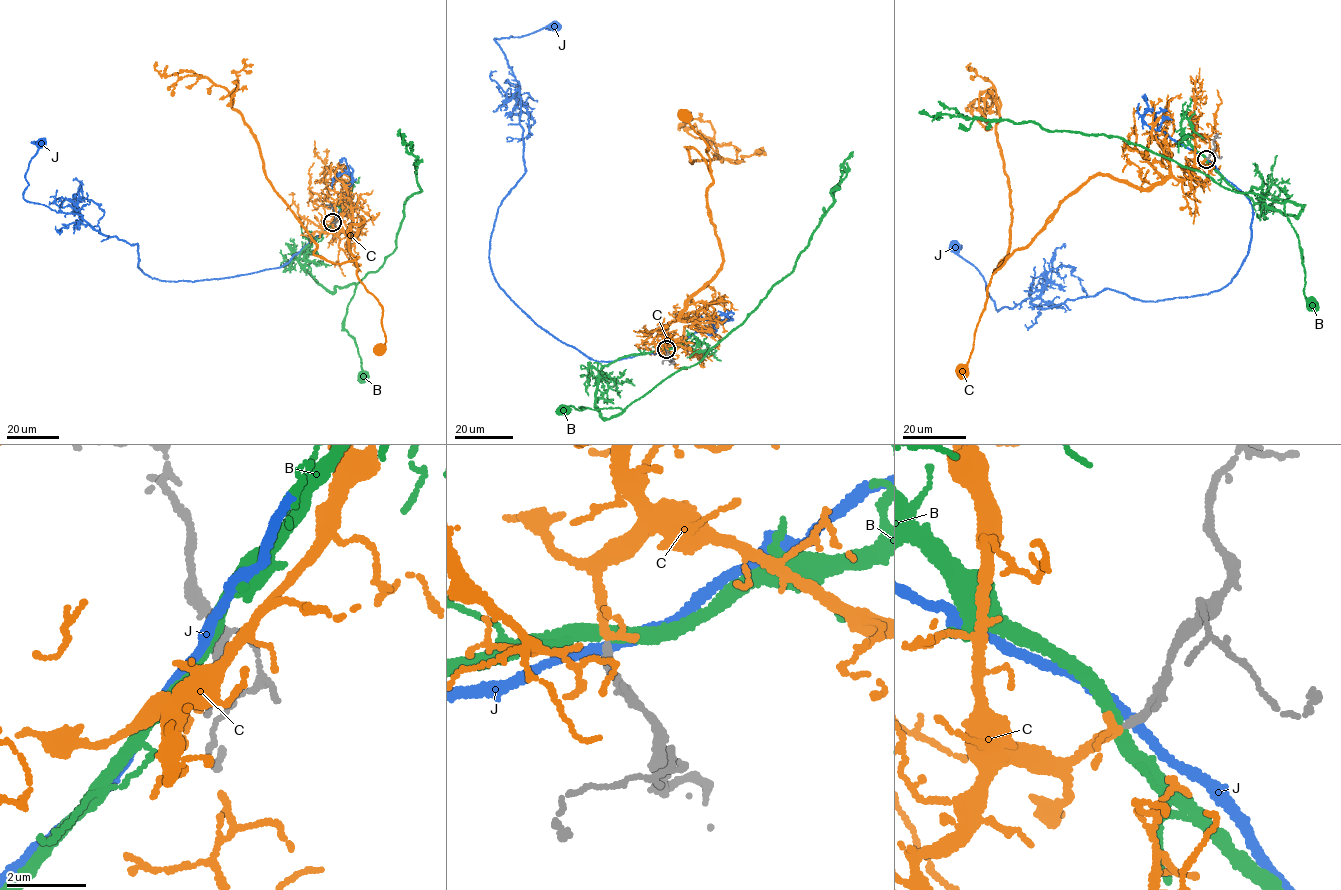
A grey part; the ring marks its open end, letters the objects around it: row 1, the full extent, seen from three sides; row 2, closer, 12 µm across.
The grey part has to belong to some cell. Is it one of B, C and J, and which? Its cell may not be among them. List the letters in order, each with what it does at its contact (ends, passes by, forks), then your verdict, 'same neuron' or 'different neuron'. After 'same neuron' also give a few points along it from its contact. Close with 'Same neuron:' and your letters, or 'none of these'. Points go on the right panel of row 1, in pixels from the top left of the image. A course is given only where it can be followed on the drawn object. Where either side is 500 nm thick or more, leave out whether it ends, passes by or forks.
B: it passes by; different neuron
C: it passes by; same neuron; course (1206, 159), (1182, 179), (1166, 177), (1146, 188), (1097, 174), (1069, 193), (1045, 229), (992, 276), (962, 370)
J: it passes by; different neuron
Same neuron: C

